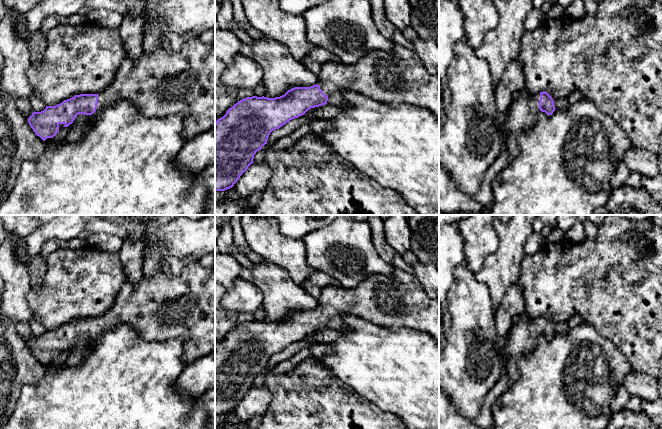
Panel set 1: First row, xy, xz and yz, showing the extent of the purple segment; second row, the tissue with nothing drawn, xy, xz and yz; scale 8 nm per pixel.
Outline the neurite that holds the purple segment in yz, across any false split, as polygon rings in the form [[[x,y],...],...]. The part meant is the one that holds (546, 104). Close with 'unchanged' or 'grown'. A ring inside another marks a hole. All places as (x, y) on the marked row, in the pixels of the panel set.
[[[524,88],[516,93],[505,122],[506,149],[511,159],[519,153],[519,135],[533,128],[541,111],[552,115],[555,109],[553,98],[545,91],[529,94]]]; grown

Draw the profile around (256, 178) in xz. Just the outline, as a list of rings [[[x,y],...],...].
[[[264,161],[252,163],[232,187],[241,198],[246,199],[254,192],[263,192],[271,180],[272,168]]]

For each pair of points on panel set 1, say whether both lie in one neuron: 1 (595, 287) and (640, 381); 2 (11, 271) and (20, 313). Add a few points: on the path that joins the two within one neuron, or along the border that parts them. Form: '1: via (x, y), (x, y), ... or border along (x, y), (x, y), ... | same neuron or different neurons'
1: border along (632, 369), (644, 372), (651, 377) | different neurons
2: via (15, 281), (15, 303) | same neuron

